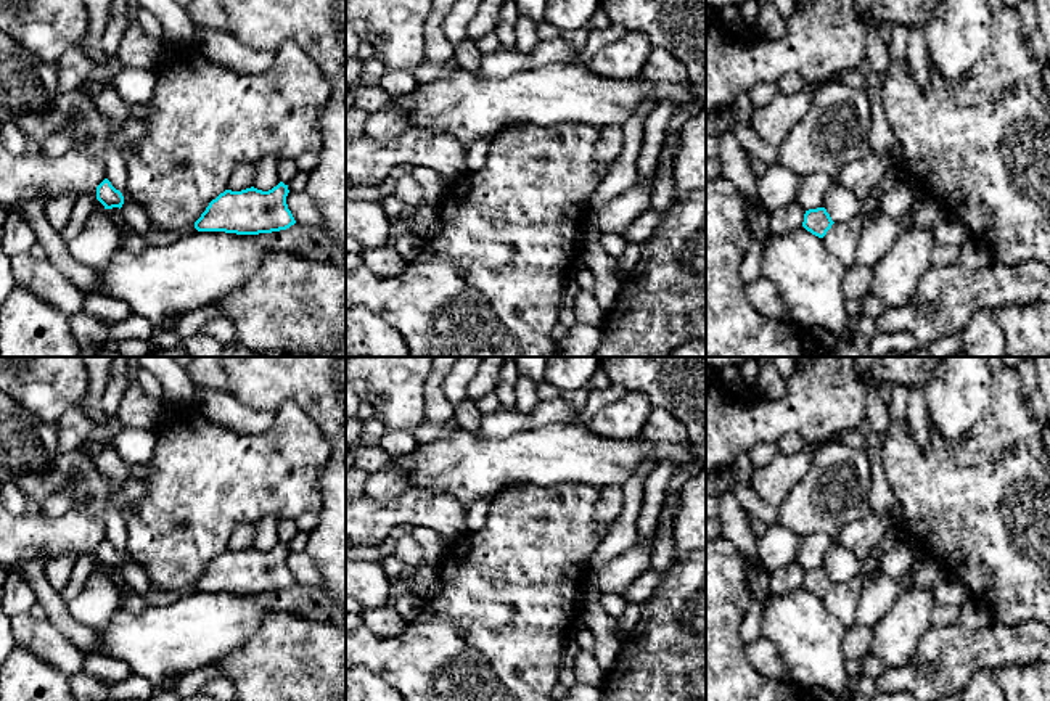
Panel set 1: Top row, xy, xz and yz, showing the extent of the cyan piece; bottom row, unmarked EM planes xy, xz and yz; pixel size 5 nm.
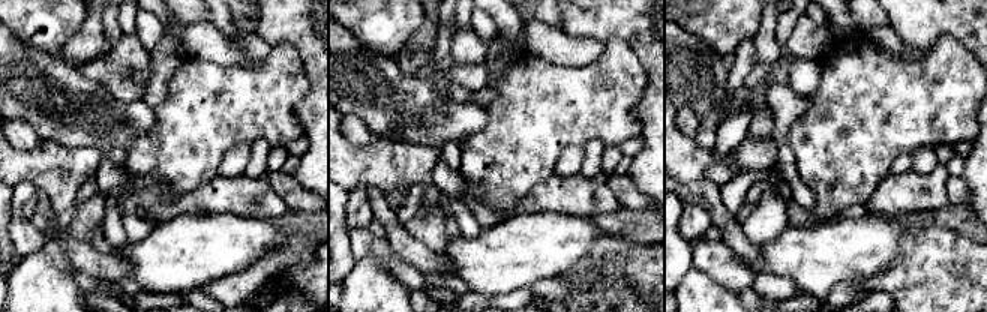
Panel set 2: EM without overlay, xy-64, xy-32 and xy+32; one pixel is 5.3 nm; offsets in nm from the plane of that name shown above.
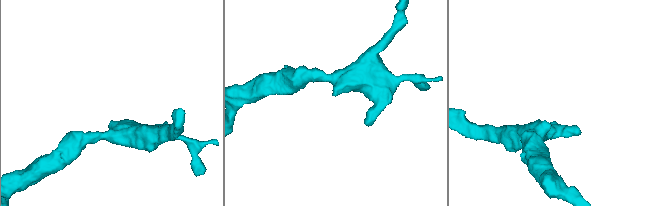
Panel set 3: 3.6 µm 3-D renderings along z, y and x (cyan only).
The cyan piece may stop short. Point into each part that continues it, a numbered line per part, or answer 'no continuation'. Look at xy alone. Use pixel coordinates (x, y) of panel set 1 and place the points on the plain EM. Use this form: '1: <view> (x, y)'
no continuation

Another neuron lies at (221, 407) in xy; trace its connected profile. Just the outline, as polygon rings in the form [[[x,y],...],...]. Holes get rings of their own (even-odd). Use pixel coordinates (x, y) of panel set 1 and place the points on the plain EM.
[[[201,389],[195,405],[212,423],[238,432],[262,432],[275,421],[275,410],[254,410],[241,405],[230,391]]]

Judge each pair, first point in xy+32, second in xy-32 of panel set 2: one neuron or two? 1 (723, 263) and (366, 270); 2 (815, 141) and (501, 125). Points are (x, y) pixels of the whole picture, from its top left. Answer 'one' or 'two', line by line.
1: two
2: one

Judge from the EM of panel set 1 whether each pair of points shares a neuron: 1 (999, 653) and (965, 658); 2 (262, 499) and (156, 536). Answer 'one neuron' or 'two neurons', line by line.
1: one neuron
2: one neuron

